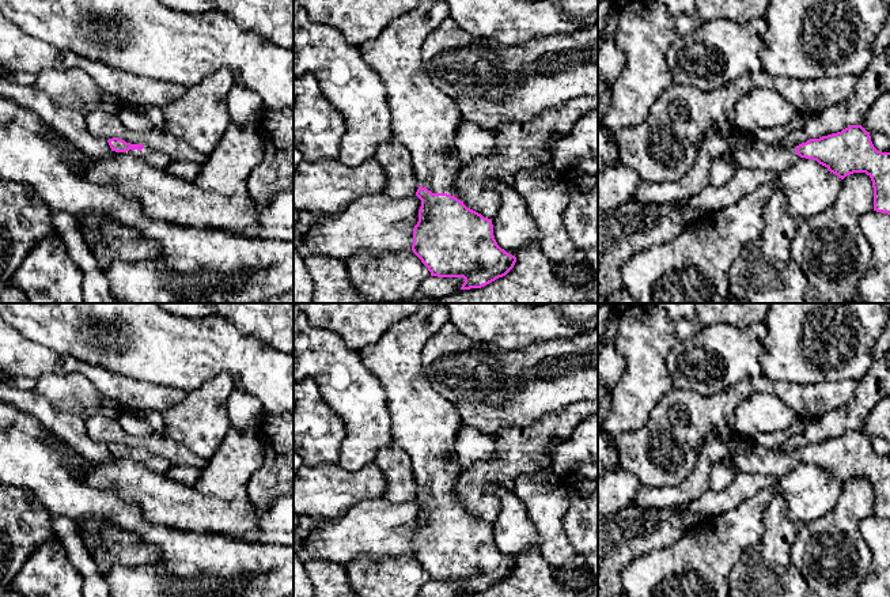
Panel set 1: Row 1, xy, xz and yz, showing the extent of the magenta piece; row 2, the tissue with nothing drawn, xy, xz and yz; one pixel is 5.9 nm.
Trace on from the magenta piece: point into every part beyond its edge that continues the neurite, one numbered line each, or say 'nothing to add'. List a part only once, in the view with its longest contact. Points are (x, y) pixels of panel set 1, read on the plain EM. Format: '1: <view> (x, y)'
1: xz (424, 423)

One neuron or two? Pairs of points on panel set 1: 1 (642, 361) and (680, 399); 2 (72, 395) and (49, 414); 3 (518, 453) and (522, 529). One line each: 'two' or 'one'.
1: two
2: two
3: two

